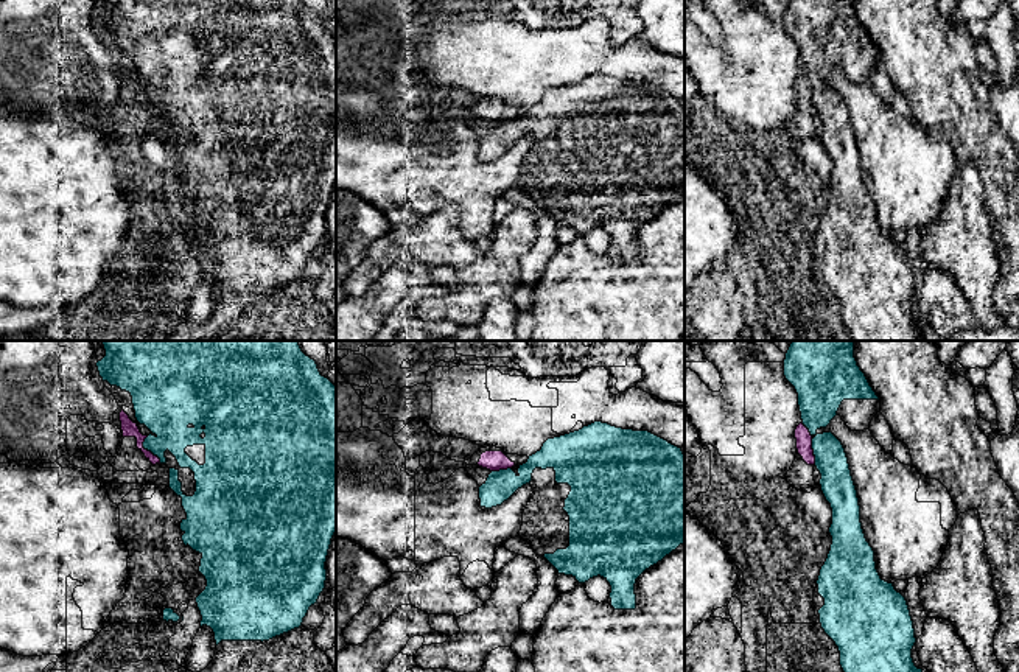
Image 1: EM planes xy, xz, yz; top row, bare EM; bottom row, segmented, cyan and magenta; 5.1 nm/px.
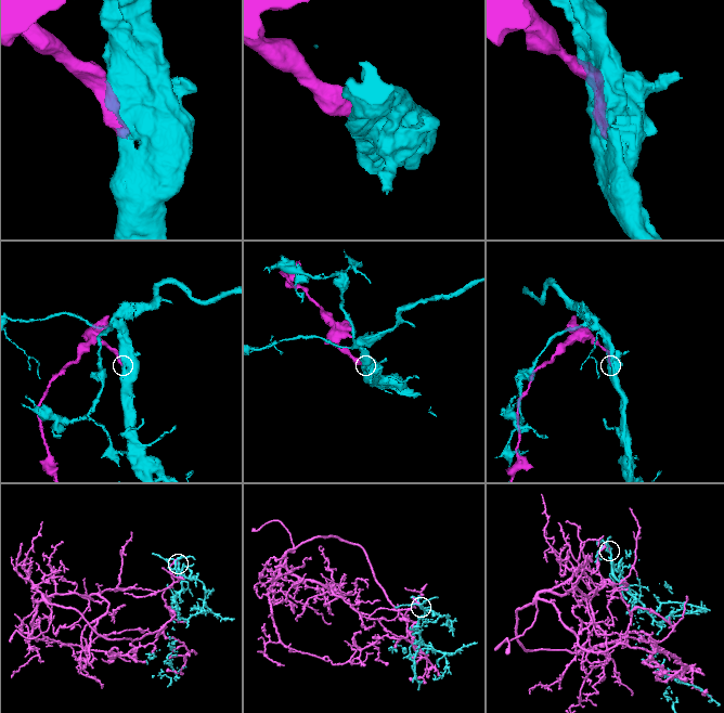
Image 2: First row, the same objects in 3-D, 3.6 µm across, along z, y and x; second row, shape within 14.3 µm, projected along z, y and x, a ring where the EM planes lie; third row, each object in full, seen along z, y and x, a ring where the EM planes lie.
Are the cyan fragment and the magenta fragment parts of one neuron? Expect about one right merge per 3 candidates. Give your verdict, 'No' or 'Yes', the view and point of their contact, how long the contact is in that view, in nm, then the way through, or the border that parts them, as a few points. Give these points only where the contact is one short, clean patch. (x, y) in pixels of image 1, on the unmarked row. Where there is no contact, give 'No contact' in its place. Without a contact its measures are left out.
No. Touches cyan at xy (148, 101). Shared border 160 nm

